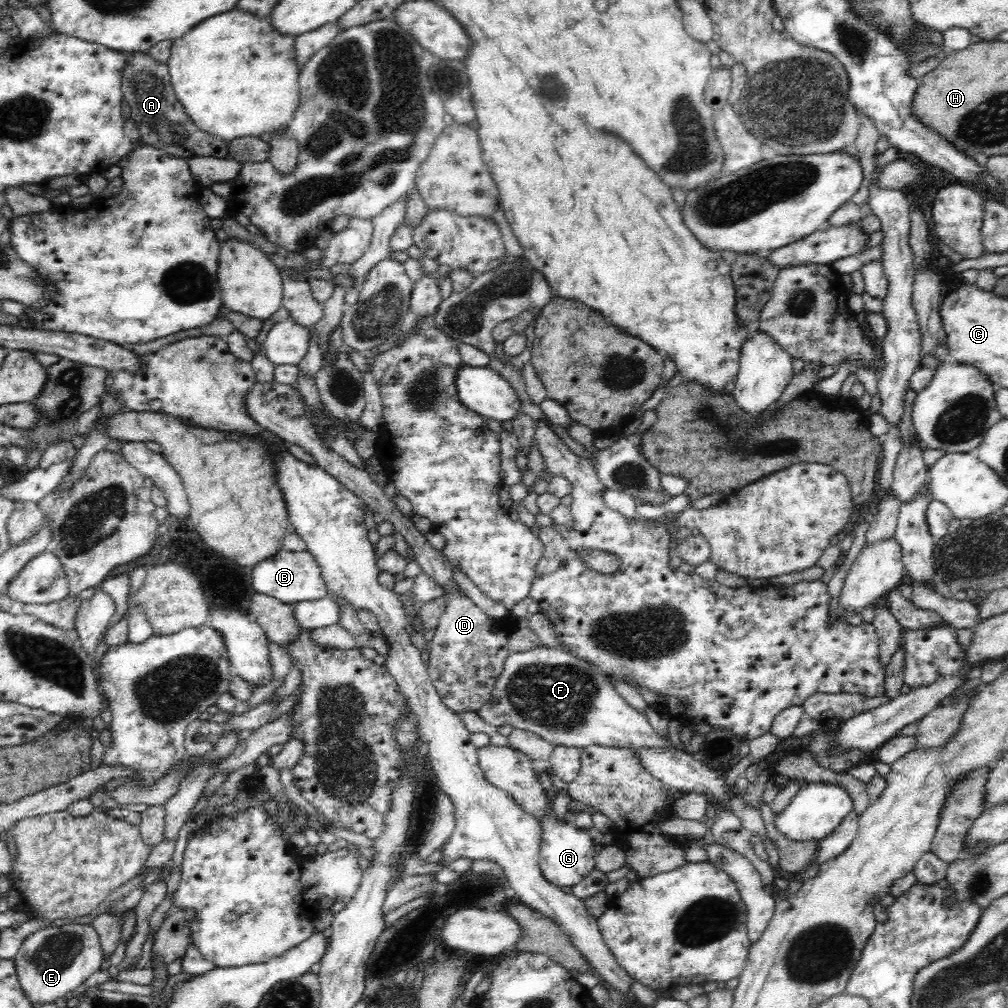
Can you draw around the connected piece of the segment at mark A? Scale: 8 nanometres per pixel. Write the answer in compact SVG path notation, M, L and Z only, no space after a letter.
M124 53L124 56L127 56L127 62L120 72L122 101L130 106L131 118L138 125L142 142L173 157L188 159L213 156L226 159L226 141L202 132L190 121L182 103L172 90L167 64L157 62L147 53Z

